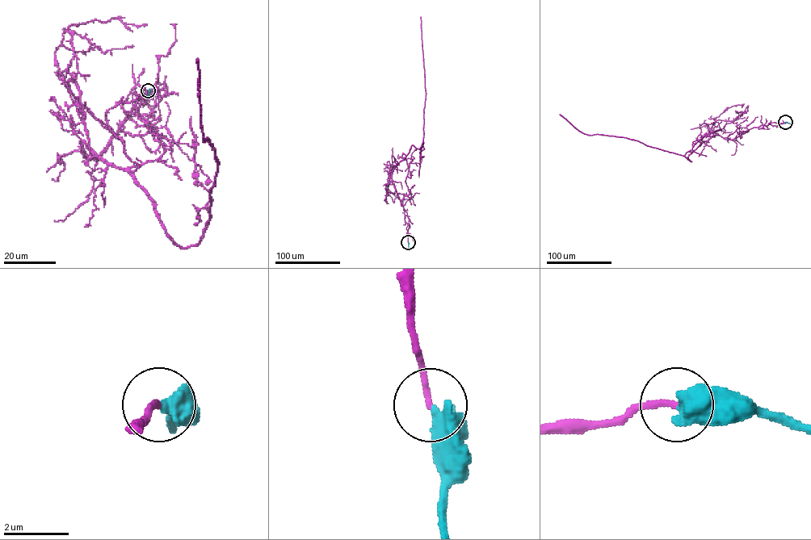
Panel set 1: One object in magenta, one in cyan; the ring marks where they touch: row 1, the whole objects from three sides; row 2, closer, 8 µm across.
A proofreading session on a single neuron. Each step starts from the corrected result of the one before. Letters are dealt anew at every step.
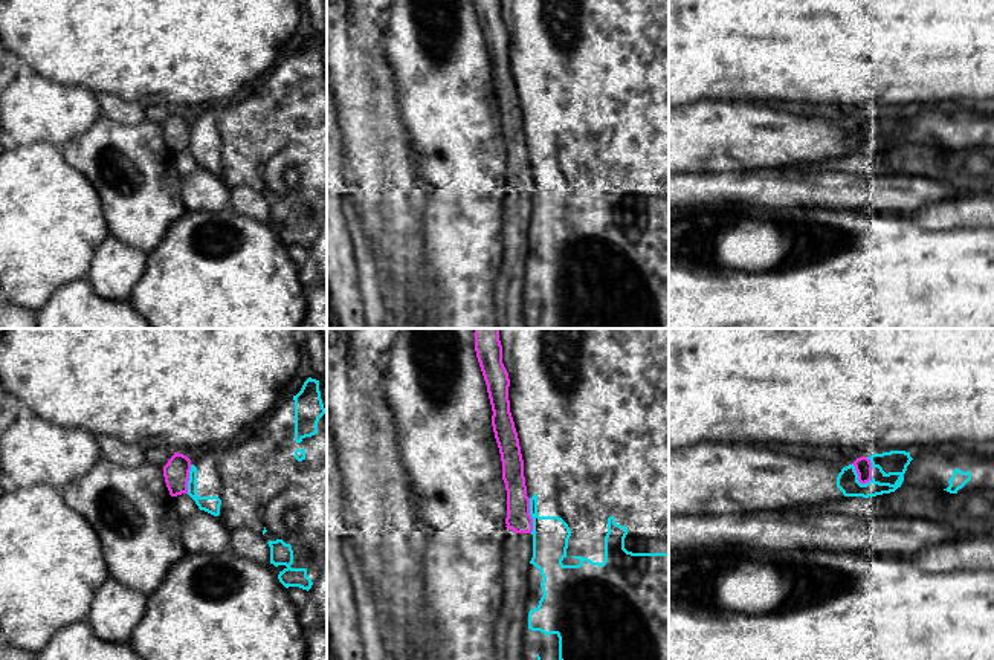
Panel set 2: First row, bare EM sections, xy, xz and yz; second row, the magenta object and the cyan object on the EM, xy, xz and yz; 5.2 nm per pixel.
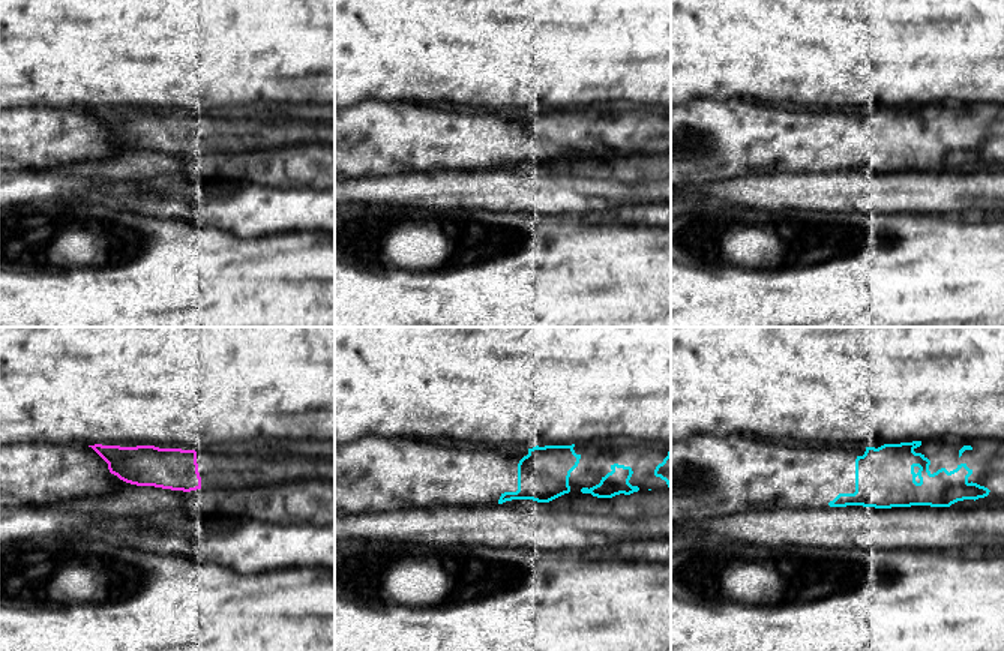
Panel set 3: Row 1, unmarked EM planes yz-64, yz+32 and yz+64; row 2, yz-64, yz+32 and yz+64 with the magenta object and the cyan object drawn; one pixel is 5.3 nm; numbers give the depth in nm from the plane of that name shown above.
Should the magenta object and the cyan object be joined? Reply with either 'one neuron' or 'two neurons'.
two neurons

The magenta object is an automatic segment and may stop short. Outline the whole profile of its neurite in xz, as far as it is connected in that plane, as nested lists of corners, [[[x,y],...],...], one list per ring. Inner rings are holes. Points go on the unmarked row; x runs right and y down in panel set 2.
[[[475,0],[475,9],[493,69],[492,84],[507,148],[507,183],[498,200],[504,252],[495,283],[496,325],[498,328],[527,328],[524,322],[524,283],[527,234],[533,215],[533,176],[527,154],[524,118],[510,70],[510,37],[502,21],[502,3],[501,0]]]

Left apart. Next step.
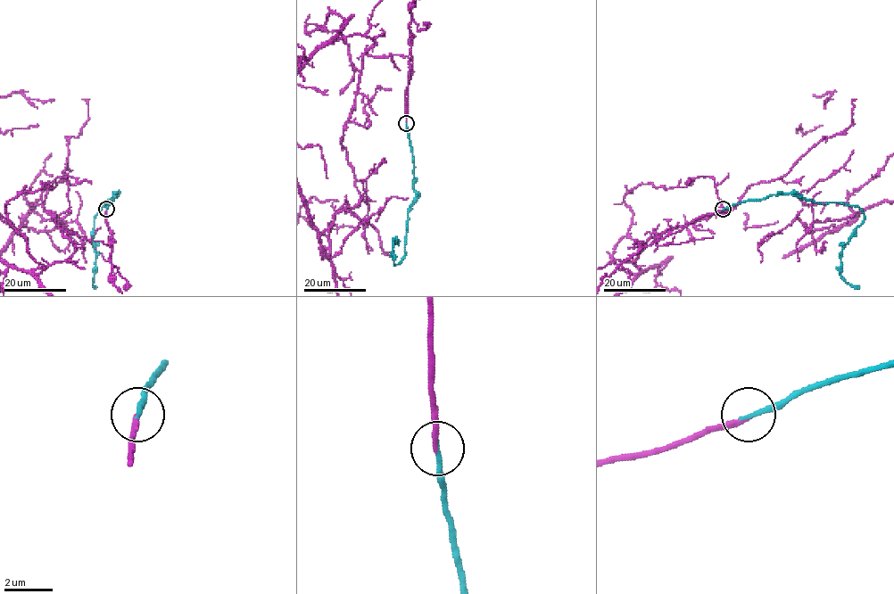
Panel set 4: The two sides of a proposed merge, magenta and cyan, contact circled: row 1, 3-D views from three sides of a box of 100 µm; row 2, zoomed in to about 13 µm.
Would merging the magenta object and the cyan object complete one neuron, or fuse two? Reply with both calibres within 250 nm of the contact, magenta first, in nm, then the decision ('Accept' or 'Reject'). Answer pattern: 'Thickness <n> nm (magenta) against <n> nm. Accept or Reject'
Thickness 240 nm (magenta) against 200 nm. Accept

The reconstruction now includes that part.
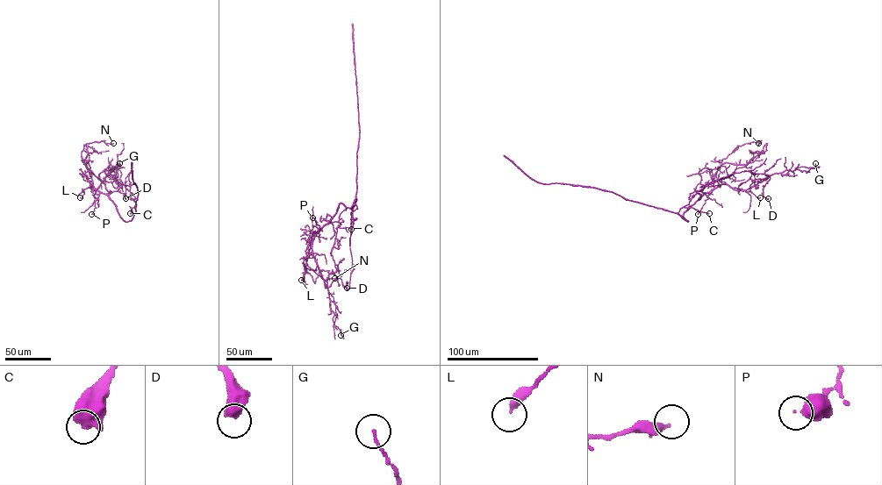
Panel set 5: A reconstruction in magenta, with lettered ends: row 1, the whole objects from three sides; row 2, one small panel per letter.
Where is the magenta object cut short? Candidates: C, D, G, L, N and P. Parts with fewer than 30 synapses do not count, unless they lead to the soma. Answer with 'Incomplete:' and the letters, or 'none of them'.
Incomplete: none of them

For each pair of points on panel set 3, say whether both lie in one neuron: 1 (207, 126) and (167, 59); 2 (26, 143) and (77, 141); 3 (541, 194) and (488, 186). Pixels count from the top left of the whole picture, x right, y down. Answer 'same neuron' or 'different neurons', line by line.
1: different neurons
2: same neuron
3: same neuron

